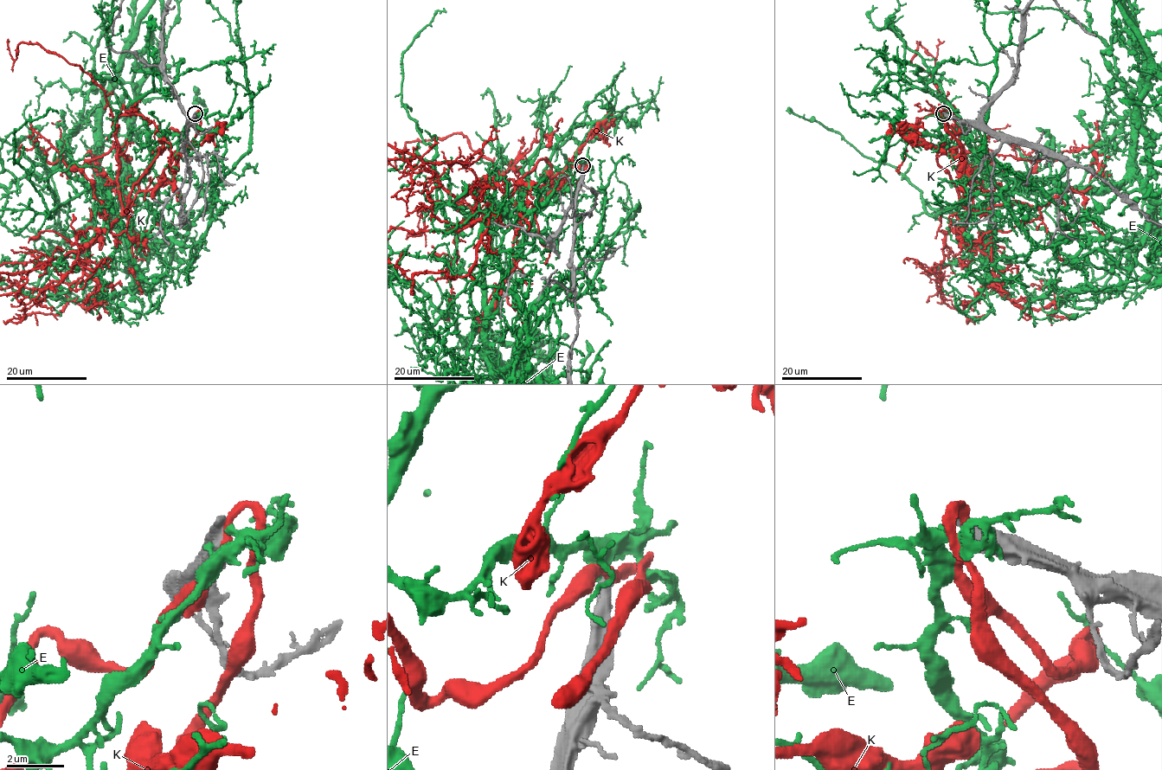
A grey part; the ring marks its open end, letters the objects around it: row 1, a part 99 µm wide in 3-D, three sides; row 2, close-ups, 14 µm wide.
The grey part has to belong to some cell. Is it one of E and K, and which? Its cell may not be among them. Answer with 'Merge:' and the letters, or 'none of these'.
Merge: none of these

